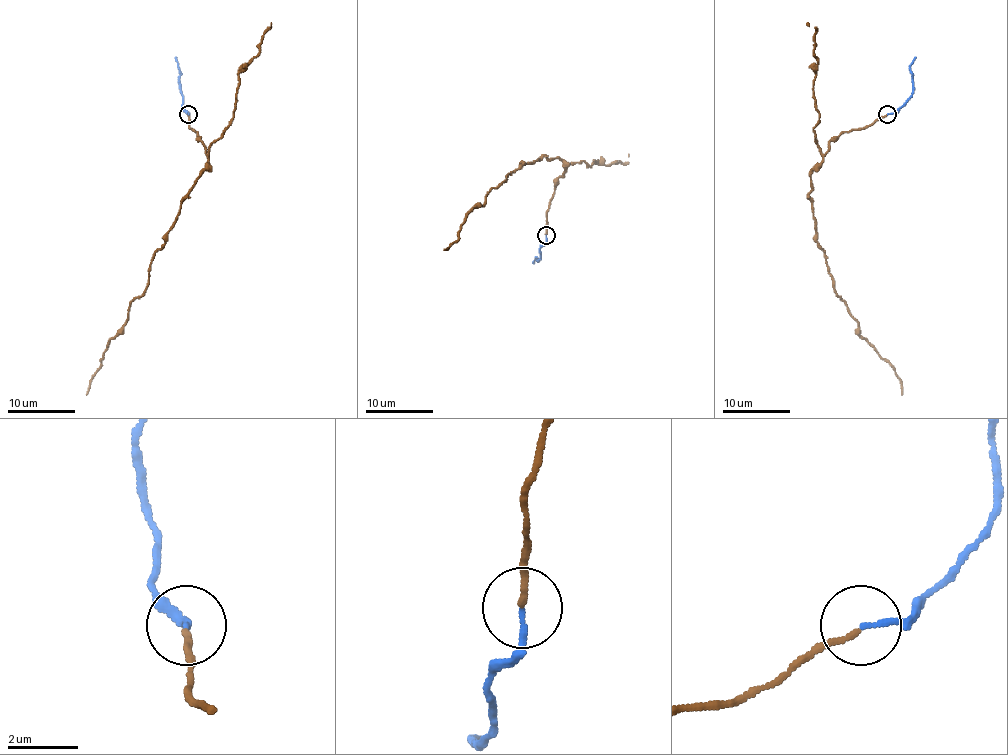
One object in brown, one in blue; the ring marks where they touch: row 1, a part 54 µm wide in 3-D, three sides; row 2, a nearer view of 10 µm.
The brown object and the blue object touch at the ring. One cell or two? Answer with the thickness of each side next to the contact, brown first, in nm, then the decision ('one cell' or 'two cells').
150 nm thick on the brown side, 150 nm on the other; one cell

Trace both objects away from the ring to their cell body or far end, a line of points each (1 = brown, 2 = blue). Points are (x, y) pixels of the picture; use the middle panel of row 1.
1: (545, 234), (566, 165), (545, 157), (488, 192), (444, 249)
2: (545, 234), (540, 258), (535, 258), (532, 263)

